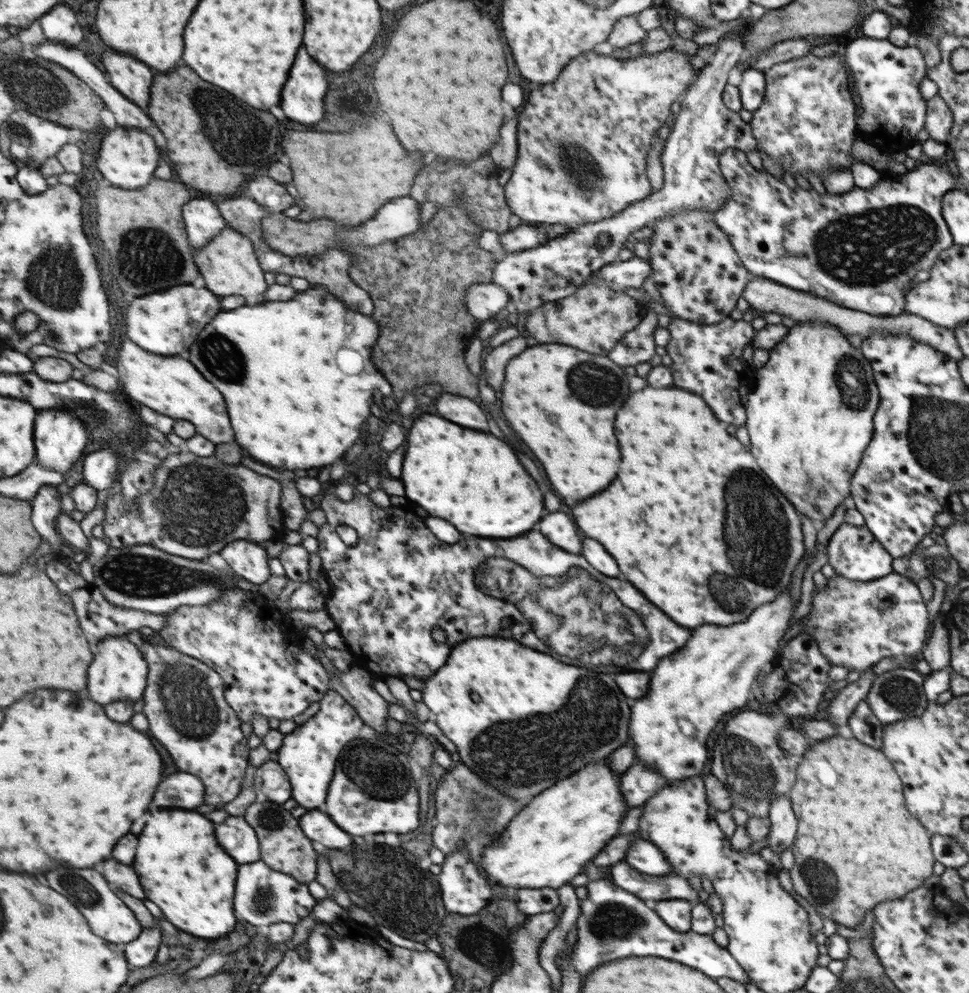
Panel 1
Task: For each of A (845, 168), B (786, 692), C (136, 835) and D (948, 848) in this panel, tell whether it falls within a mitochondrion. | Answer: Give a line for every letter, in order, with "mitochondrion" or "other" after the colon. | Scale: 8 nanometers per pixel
A: other
B: other
C: other
D: mitochondrion

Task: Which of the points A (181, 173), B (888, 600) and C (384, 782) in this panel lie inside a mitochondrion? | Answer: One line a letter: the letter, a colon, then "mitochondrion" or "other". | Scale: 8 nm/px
A: other
B: other
C: mitochondrion

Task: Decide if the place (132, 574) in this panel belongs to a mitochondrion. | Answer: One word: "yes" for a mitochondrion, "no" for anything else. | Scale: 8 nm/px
yes

